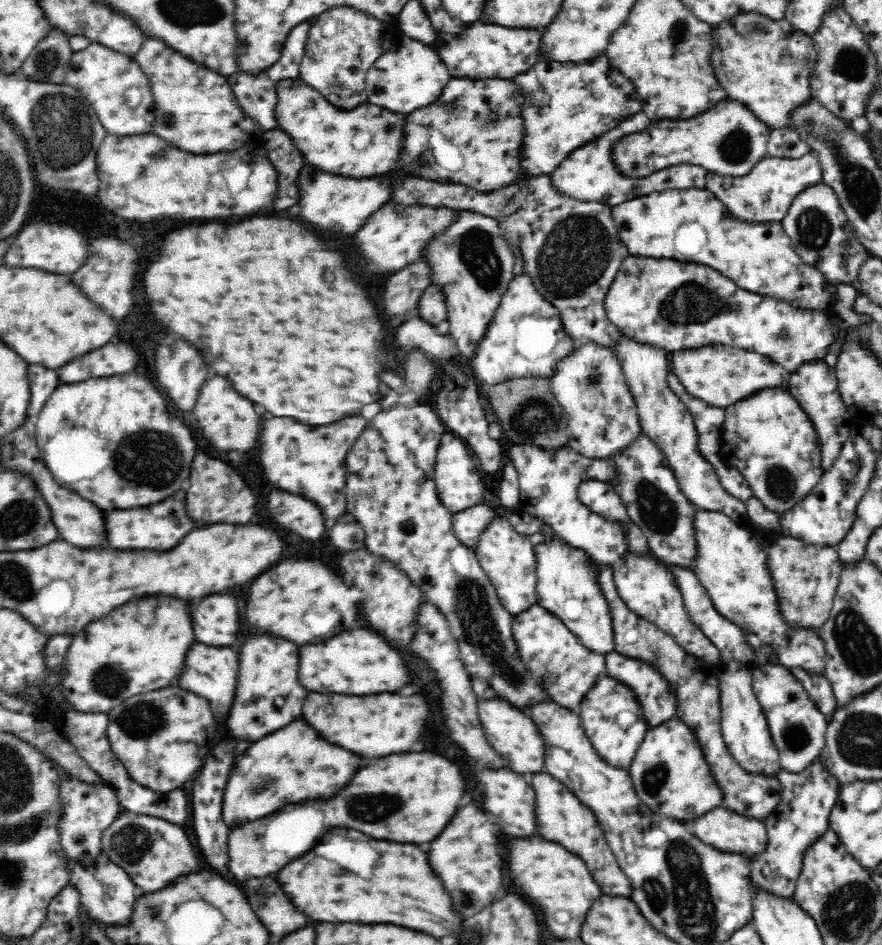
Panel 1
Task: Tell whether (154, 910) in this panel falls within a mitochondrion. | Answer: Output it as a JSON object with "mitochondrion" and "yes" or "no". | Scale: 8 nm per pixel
{"mitochondrion":"yes"}

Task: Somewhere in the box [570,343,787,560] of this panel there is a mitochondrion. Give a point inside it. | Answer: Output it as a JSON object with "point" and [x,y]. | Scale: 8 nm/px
{"point":[662,518]}

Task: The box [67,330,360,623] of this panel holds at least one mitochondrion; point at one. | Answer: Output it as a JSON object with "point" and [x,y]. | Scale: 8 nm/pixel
{"point":[150,460]}

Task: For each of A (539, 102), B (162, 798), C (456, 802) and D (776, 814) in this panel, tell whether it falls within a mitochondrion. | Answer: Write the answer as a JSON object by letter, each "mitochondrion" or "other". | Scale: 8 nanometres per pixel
{"A":"mitochondrion","B":"other","C":"other","D":"other"}

